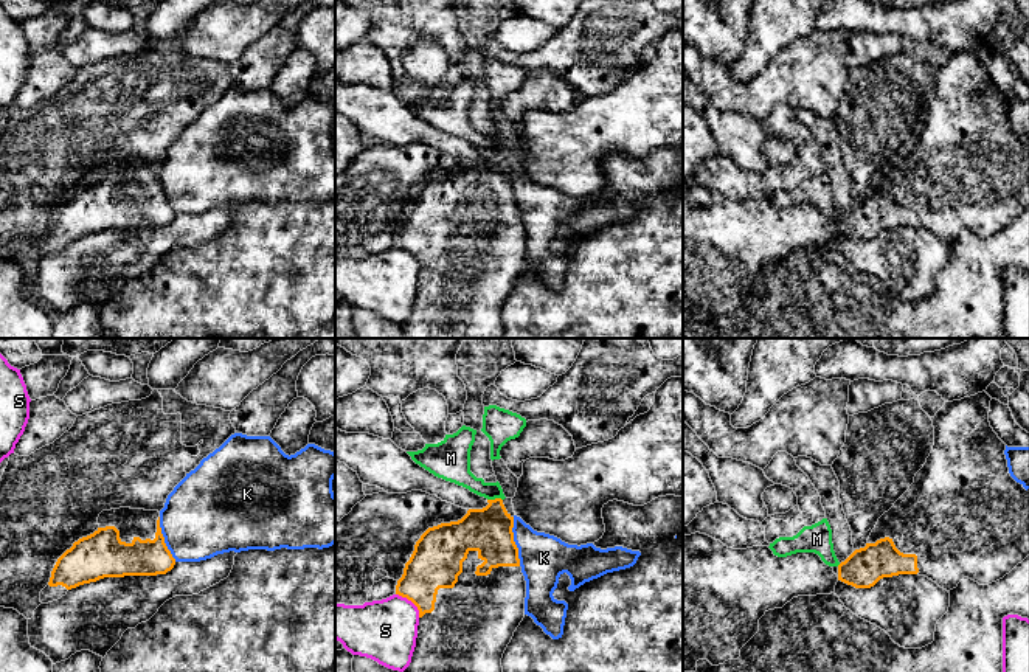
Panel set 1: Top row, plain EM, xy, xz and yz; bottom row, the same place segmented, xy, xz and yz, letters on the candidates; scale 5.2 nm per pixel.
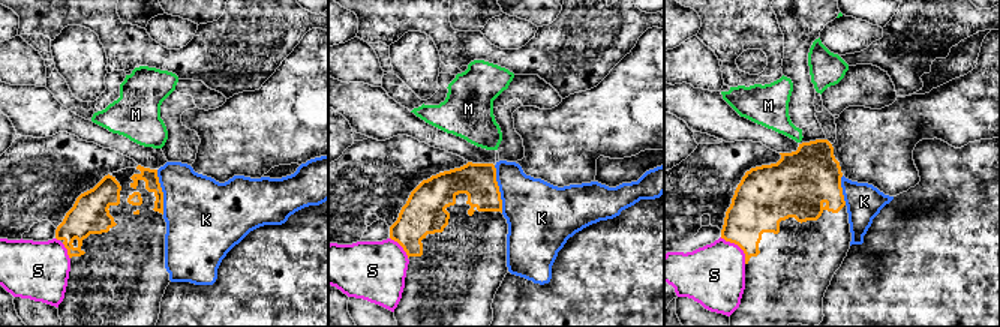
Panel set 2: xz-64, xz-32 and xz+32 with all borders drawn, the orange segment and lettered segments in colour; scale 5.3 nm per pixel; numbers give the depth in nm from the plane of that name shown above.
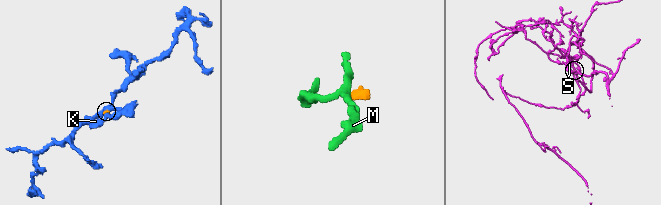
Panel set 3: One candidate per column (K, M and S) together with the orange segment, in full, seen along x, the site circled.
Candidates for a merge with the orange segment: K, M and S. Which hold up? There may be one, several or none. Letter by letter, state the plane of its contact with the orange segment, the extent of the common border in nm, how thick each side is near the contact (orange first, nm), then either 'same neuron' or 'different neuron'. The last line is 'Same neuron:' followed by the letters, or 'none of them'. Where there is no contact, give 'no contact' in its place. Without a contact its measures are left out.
K: contact in xz; length 260 nm; calibres 240 and 240 nm; different neuron
M: contact in xz; length 80 nm; calibres 240 and 130 nm; different neuron
S: contact in xz; length 180 nm; calibres 260 and 320 nm; different neuron
Same neuron: none of them

